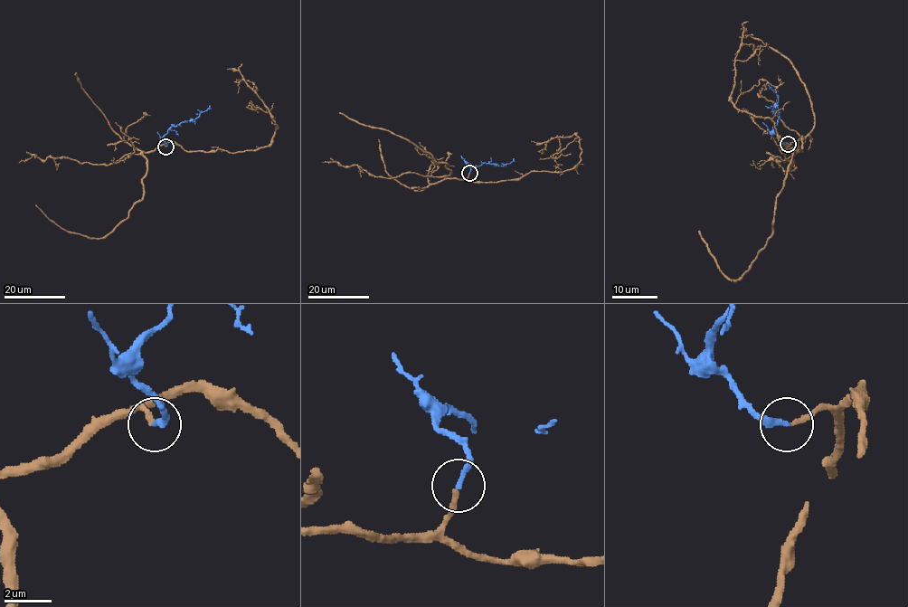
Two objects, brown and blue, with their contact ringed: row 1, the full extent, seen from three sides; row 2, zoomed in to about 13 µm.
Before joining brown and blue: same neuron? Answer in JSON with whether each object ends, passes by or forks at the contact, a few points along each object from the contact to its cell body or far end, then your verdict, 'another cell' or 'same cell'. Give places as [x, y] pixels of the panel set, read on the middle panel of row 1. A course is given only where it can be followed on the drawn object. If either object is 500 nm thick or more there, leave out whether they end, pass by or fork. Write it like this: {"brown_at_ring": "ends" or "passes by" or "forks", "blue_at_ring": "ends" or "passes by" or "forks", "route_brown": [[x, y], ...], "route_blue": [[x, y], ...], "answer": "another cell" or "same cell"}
{"brown_at_ring": "ends", "blue_at_ring": "ends", "route_brown": [[469, 173], [471, 182], [499, 183], [531, 172], [570, 169], [581, 159], [580, 138], [555, 137], [542, 154]], "route_blue": [[469, 173], [470, 168], [467, 164], [475, 166], [486, 163], [503, 166], [514, 158]], "answer": "same cell"}

